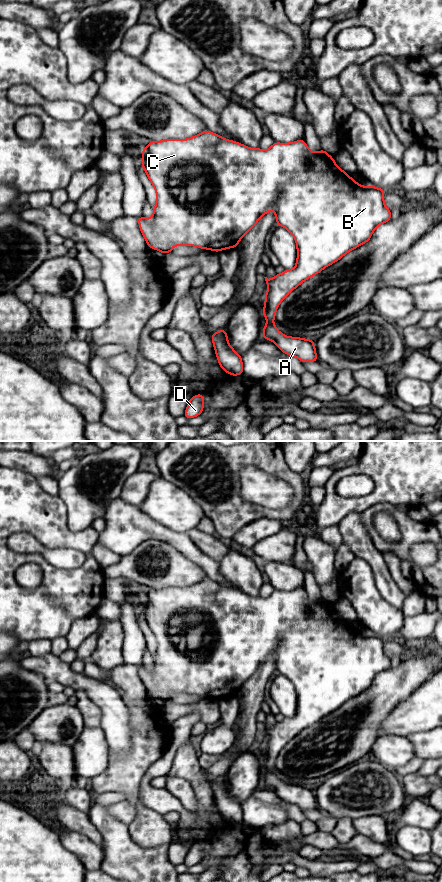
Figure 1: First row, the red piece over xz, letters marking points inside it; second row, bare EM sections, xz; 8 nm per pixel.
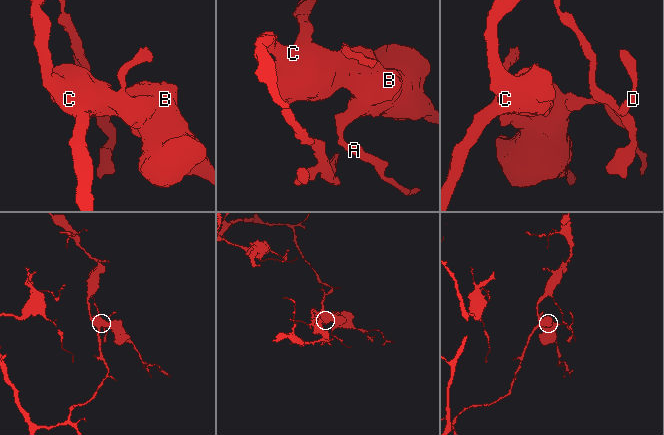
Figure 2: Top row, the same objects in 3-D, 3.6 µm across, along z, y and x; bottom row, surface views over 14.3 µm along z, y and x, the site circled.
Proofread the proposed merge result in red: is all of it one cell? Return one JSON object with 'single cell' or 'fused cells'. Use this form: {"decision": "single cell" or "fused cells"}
{"decision": "single cell"}

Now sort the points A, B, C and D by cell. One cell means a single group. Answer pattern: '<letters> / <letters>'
A B C D

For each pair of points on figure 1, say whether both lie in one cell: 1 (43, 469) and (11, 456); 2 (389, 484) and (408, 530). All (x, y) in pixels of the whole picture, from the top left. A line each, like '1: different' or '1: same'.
1: same
2: different

